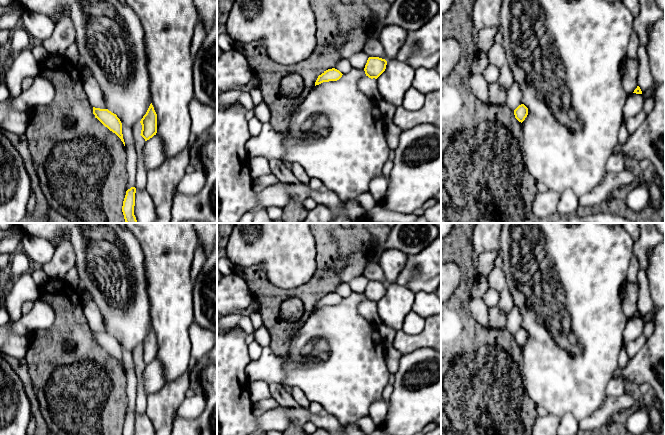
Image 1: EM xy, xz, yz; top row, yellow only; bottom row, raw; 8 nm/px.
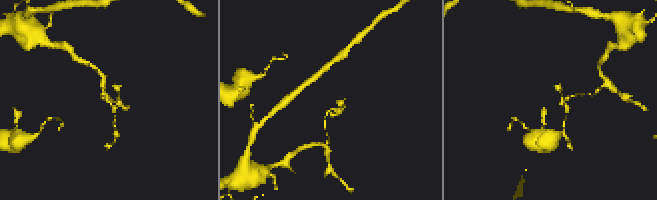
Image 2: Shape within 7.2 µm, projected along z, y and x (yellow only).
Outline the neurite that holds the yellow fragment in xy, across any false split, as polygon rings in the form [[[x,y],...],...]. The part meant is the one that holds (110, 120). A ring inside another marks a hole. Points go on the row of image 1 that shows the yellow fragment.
[[[93,107],[93,114],[105,127],[115,133],[123,142],[125,142],[122,134],[122,123],[116,114],[112,113],[108,109],[100,109]]]

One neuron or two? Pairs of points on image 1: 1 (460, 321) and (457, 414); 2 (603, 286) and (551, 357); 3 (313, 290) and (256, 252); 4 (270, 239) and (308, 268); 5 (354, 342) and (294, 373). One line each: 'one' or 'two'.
1: one
2: one
3: two
4: one
5: one

